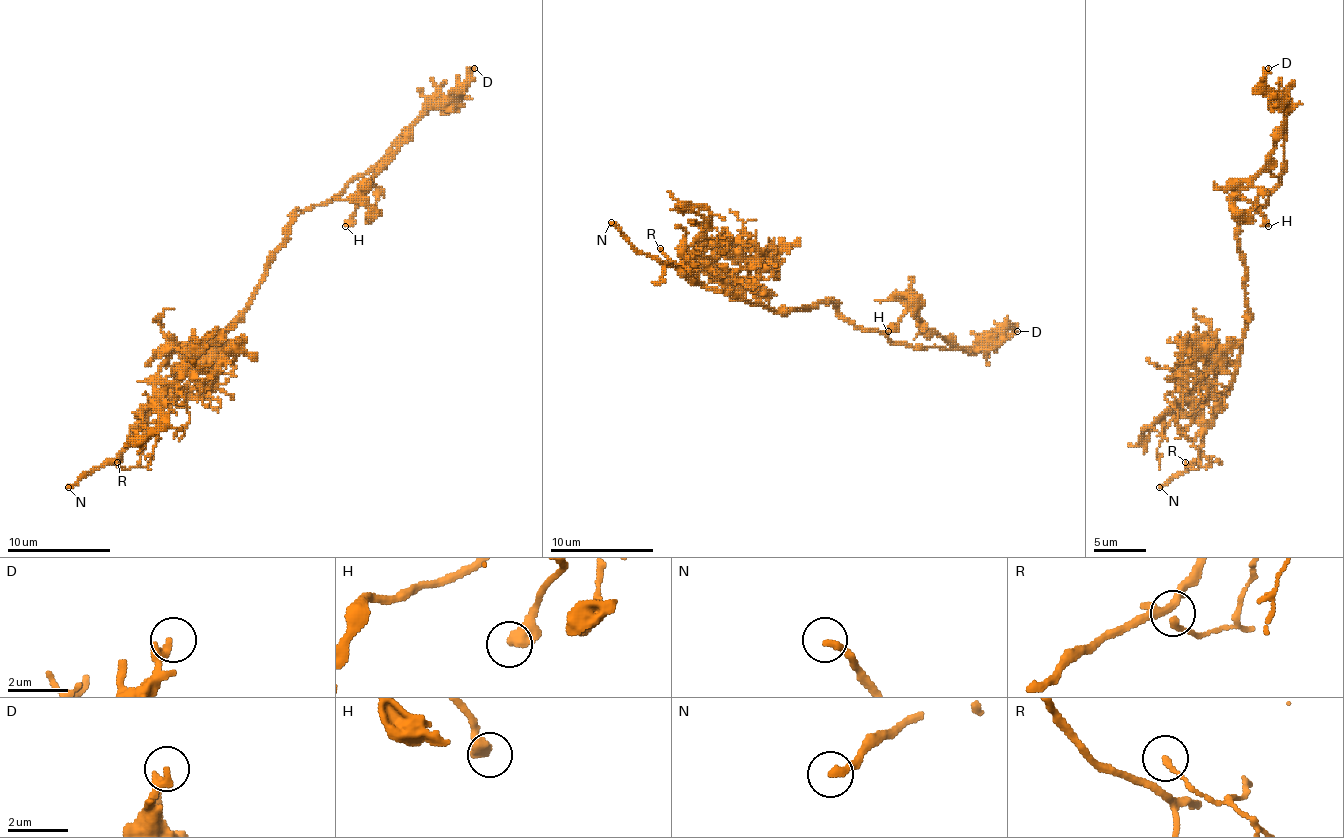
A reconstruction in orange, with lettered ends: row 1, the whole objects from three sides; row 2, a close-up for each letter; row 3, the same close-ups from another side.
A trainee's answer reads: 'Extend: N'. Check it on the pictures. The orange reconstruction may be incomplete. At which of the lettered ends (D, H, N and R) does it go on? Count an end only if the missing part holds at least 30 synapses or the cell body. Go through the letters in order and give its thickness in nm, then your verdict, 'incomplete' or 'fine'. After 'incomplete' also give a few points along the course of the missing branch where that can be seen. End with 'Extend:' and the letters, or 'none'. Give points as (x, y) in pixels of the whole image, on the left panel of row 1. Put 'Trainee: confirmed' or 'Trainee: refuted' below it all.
D: 320 nm | fine
H: 500 nm | fine
N: 240 nm | incomplete
R: 100 nm | fine
Extend: N
Trainee: confirmed

